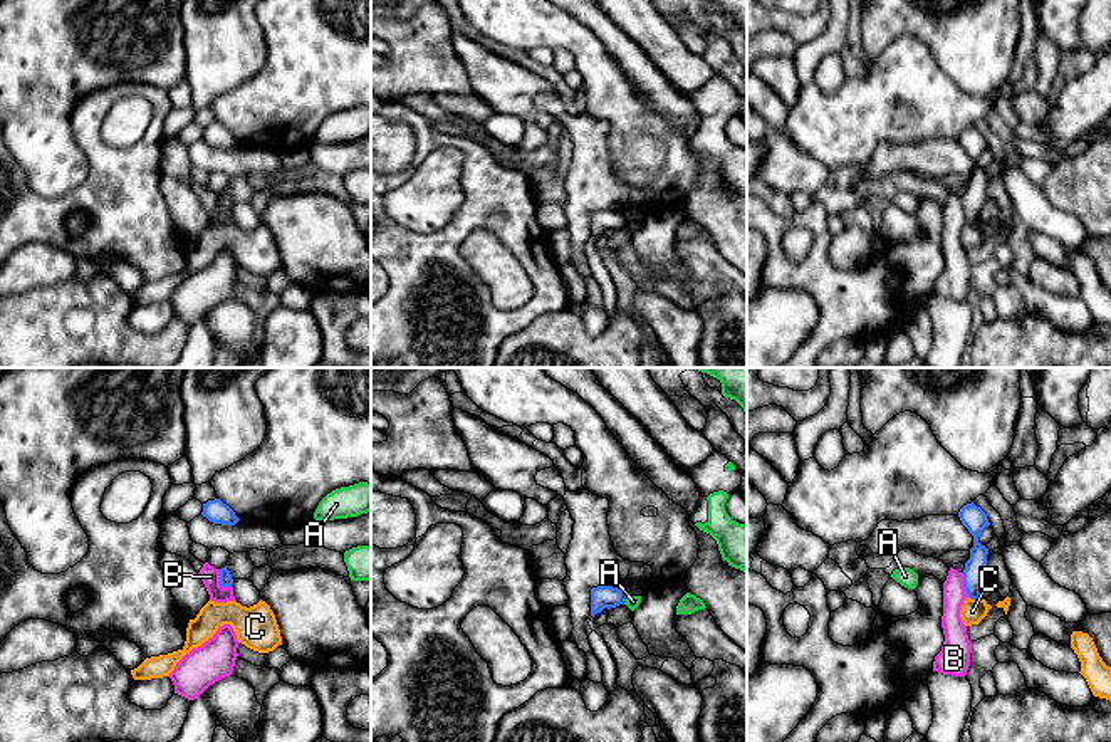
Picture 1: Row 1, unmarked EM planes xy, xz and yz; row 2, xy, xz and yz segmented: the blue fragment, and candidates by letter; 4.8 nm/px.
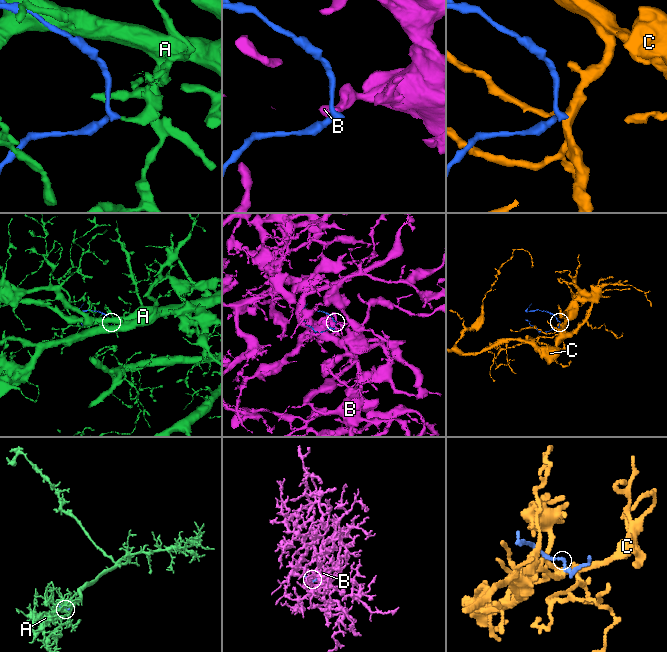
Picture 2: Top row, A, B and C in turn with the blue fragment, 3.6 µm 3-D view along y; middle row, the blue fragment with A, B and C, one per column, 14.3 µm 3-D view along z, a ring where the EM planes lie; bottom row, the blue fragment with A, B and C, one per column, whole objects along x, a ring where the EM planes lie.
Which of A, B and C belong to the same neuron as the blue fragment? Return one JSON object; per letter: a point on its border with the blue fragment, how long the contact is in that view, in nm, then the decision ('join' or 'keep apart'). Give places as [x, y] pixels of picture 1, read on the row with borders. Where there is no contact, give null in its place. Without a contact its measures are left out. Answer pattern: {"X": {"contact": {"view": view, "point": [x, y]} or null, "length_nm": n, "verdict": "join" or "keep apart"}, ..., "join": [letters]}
{"A": {"contact": {"view": "xz", "point": [626, 598]}, "length_nm": 50, "verdict": "keep apart"}, "B": {"contact": {"view": "xy", "point": [220, 581]}, "length_nm": 110, "verdict": "keep apart"}, "C": {"contact": {"view": "yz", "point": [974, 598]}, "length_nm": 60, "verdict": "keep apart"}, "join": []}

